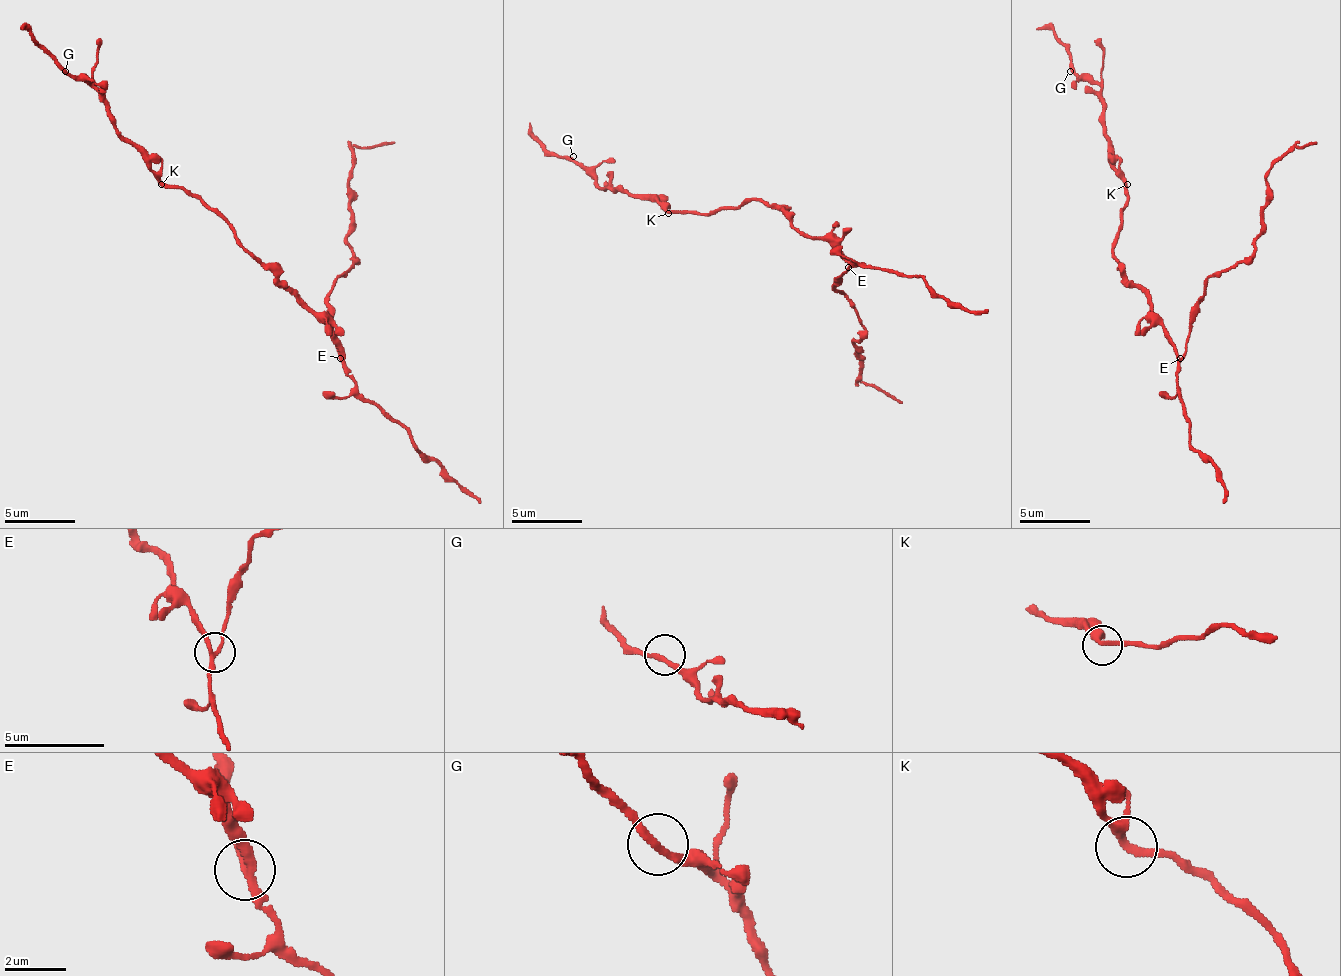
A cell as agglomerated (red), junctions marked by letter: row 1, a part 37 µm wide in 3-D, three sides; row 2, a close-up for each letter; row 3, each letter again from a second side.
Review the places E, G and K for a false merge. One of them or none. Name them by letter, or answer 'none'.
E

